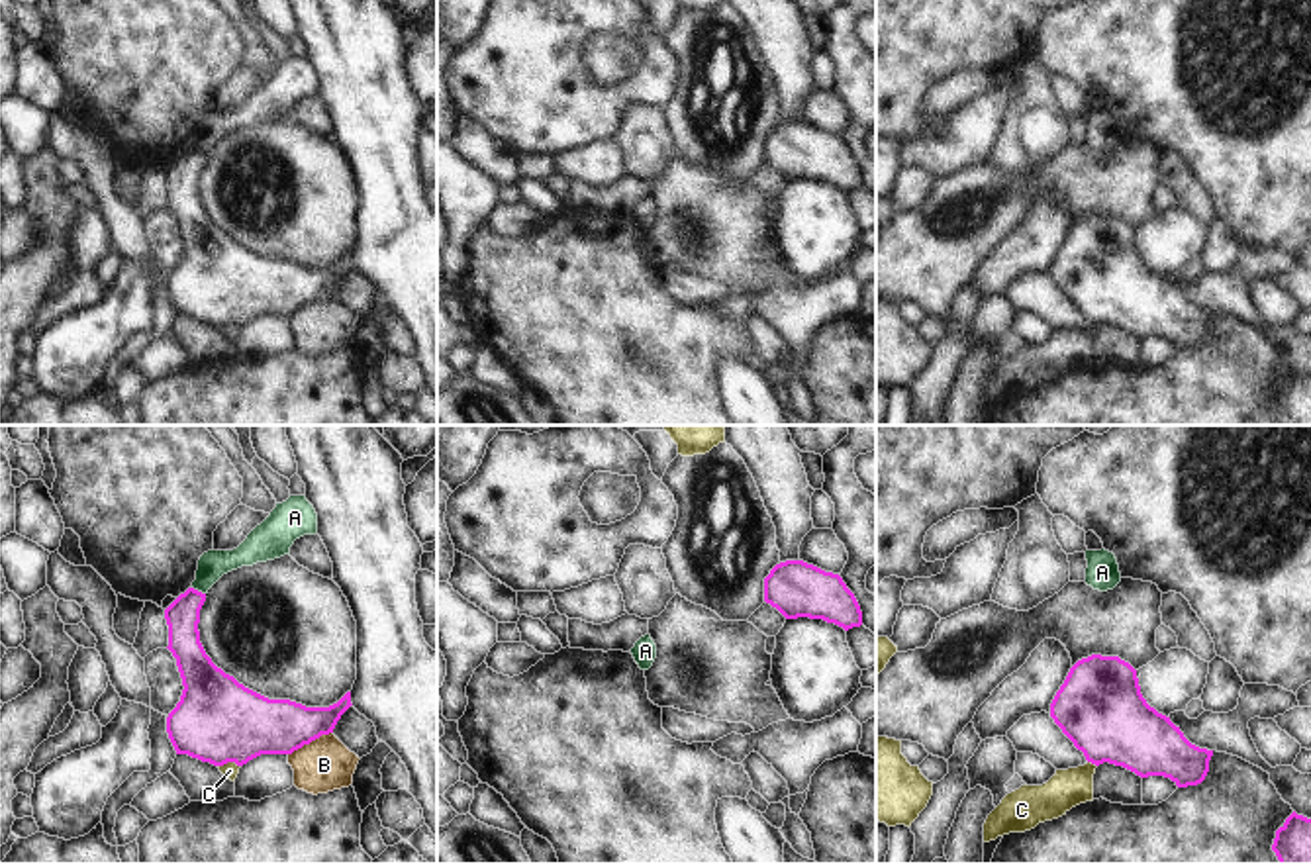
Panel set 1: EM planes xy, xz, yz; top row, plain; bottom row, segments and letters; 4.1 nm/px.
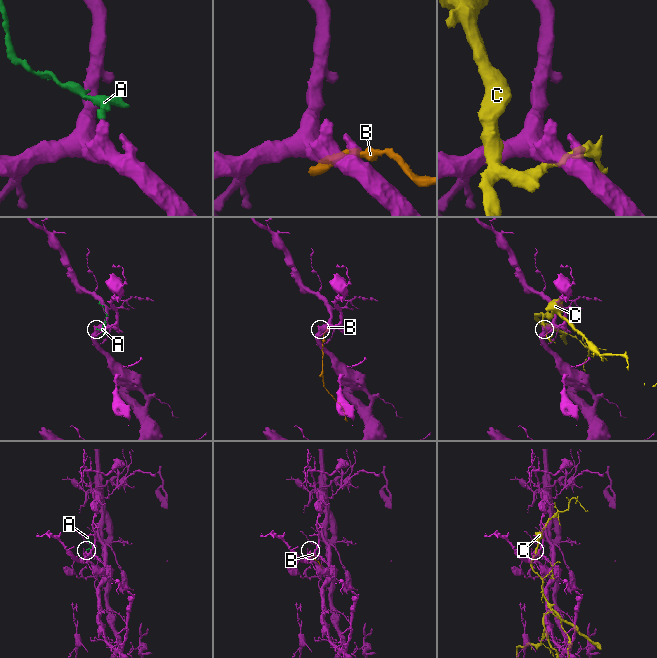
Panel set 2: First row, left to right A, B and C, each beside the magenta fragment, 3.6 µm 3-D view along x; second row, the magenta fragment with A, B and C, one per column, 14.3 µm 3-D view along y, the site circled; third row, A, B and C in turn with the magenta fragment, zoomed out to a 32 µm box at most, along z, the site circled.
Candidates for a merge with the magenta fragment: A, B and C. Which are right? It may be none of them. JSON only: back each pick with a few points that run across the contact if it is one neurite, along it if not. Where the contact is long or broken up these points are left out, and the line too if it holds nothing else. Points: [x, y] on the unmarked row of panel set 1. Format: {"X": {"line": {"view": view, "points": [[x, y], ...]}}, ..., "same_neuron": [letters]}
{"same_neuron": []}

